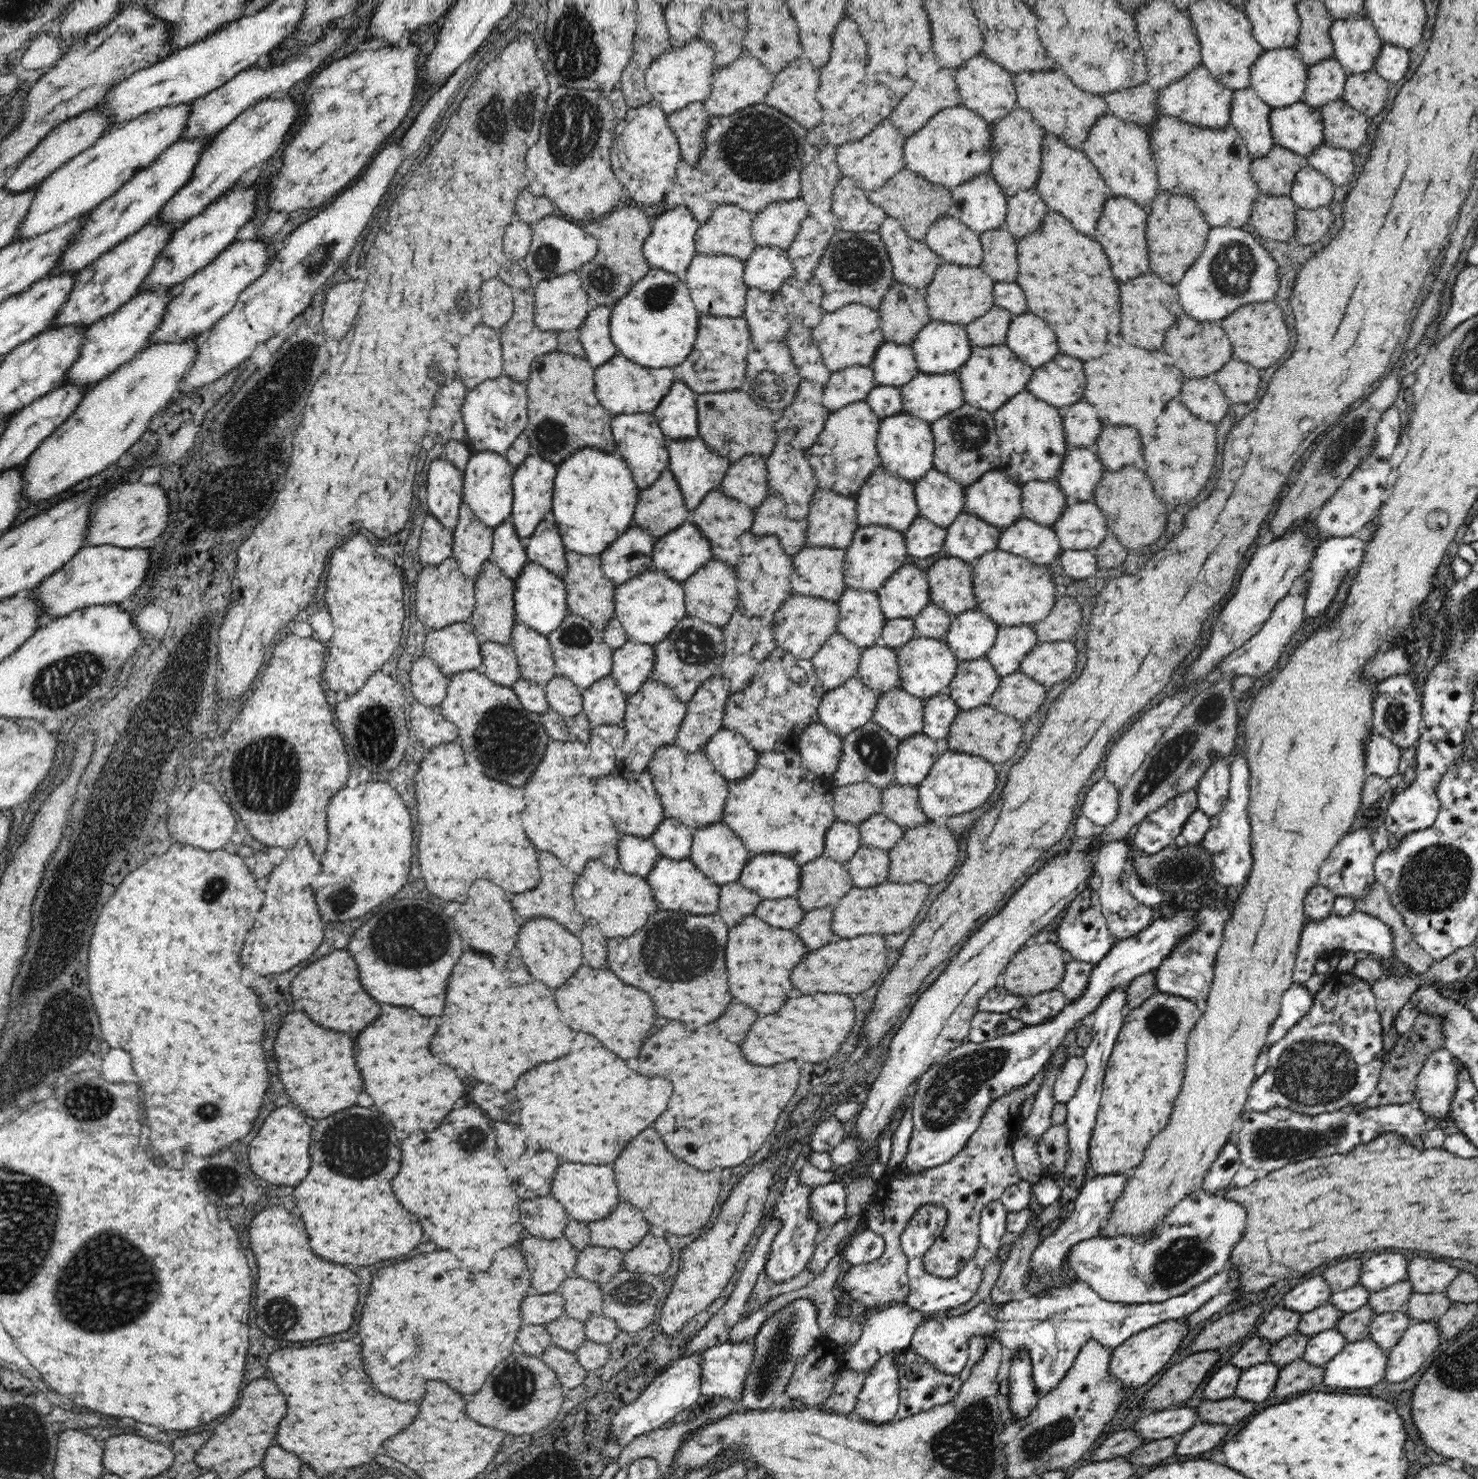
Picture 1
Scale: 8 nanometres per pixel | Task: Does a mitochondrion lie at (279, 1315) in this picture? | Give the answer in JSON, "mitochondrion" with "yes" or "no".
{"mitochondrion":"yes"}

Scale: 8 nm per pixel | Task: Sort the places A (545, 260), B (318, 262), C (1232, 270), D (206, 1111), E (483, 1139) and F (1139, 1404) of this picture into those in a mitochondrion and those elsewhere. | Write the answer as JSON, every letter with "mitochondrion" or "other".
{"A":"mitochondrion","B":"mitochondrion","C":"mitochondrion","D":"mitochondrion","E":"mitochondrion","F":"other"}

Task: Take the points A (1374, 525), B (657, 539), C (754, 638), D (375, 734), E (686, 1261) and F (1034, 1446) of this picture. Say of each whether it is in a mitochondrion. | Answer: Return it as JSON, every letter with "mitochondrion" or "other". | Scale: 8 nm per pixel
{"A":"other","B":"other","C":"other","D":"mitochondrion","E":"other","F":"mitochondrion"}

